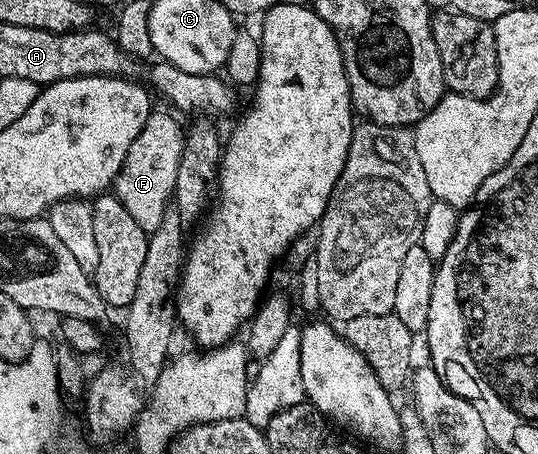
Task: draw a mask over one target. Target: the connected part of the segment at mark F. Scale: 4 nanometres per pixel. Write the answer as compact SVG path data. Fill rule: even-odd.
M153 111L149 115L149 119L145 119L145 127L141 127L141 135L137 135L137 139L133 139L133 147L129 147L129 155L125 155L125 163L115 177L113 186L113 196L121 203L121 207L125 207L125 211L129 211L129 215L133 215L137 227L141 227L141 231L145 231L149 235L153 231L157 231L161 219L165 219L165 211L172 204L177 183L177 163L181 163L183 154L185 129L182 124L179 126L178 119L180 120L180 118L174 112L171 113Z

